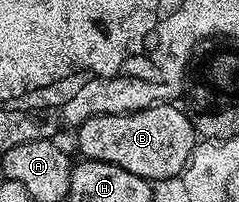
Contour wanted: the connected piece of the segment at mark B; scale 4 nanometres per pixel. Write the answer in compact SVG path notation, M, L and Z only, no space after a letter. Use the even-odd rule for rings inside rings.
M159 102L150 108L141 108L135 112L106 112L102 116L90 116L83 124L77 125L78 148L87 160L96 162L112 162L112 166L121 166L140 178L151 182L170 180L181 177L188 158L192 154L196 143L196 133L189 115L174 108L173 103Z

